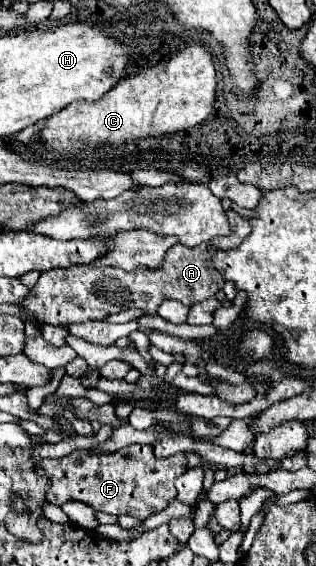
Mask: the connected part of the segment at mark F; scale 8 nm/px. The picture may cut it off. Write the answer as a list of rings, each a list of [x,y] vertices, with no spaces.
[[[132,444],[114,454],[92,456],[86,450],[74,450],[64,458],[44,458],[36,466],[38,474],[50,478],[50,490],[46,490],[46,500],[52,504],[84,502],[92,508],[112,514],[112,516],[134,516],[146,520],[148,516],[162,512],[176,498],[174,480],[188,470],[188,460],[184,454],[174,454],[170,458],[158,460],[150,444]]]

